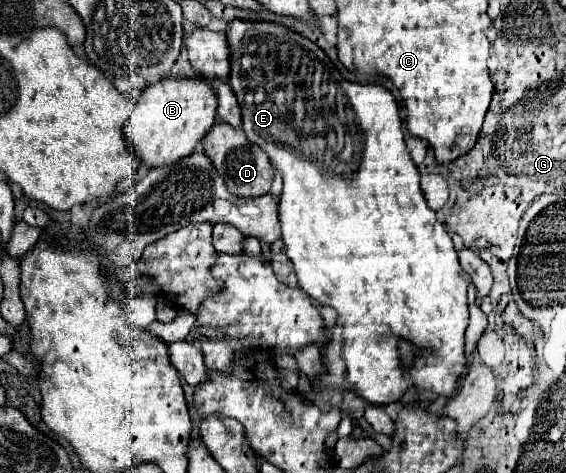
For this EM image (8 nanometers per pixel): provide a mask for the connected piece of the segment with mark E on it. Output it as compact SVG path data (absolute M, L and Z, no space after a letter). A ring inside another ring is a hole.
M234 20L234 22L228 24L226 36L228 36L230 52L232 52L232 74L230 74L230 80L228 80L228 82L230 82L232 90L236 92L238 102L240 102L240 108L242 108L242 130L246 132L246 136L248 136L250 142L258 144L258 146L268 154L272 166L274 166L276 170L280 170L280 172L282 172L282 178L284 178L284 190L282 190L282 196L280 196L280 226L282 226L282 240L284 240L284 244L286 244L284 252L286 252L286 256L288 256L288 258L292 260L292 264L294 264L296 276L298 276L298 286L300 286L312 300L316 300L316 304L320 304L320 306L332 306L332 308L338 312L336 324L330 328L330 334L324 334L324 348L322 348L324 372L318 376L318 386L314 386L314 382L310 380L312 392L314 392L314 394L322 394L322 396L318 396L318 400L322 400L322 402L326 402L326 404L330 404L330 406L338 406L338 404L342 402L342 392L344 392L344 390L352 390L358 398L362 398L364 402L368 402L368 404L372 404L372 406L388 406L388 404L400 402L402 396L404 396L410 388L418 390L420 400L430 400L430 398L424 396L424 392L432 392L436 398L438 398L438 396L442 396L442 398L454 396L454 392L456 392L456 388L458 388L458 380L460 380L460 376L464 374L464 370L466 370L466 366L468 366L466 352L464 352L464 334L466 334L466 328L468 328L468 286L470 286L472 280L470 280L470 276L460 268L460 264L458 264L458 252L456 252L454 246L452 246L450 234L448 234L446 228L436 220L434 212L428 208L426 198L424 198L424 194L422 194L422 190L420 190L420 174L418 174L418 168L416 168L416 164L412 162L412 158L410 158L410 154L408 154L408 148L406 148L406 142L404 142L404 134L402 134L402 122L400 122L400 116L398 116L398 104L396 104L394 96L392 96L386 88L382 88L382 86L378 86L378 84L354 84L354 82L344 80L344 78L340 76L340 72L334 68L334 64L330 62L330 58L326 56L324 50L320 50L314 42L306 40L306 38L300 36L300 34L290 32L290 30L284 28L284 26L278 26L278 24L272 24L272 22L242 22L242 20ZM400 340L408 340L408 342L416 348L416 350L414 350L414 362L412 362L410 368L406 368L406 372L402 370L402 362L400 362L400 350L398 350L398 342L400 342Z

